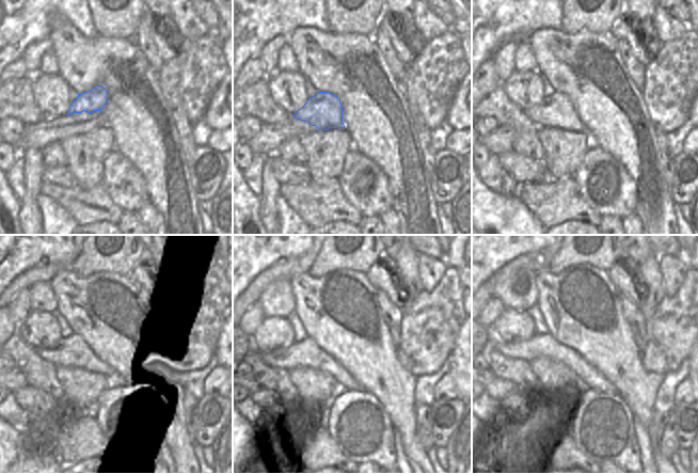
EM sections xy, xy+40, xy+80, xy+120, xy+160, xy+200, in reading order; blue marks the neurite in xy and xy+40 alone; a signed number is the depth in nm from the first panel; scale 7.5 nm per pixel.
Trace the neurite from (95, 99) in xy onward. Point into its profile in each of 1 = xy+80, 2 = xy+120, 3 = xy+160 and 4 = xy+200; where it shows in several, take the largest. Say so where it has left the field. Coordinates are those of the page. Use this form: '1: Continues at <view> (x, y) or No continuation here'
1: Continues at xy+80 (556, 111)
2: Continues at xy+120 (73, 351)
3: Continues at xy+160 (305, 352)
4: Continues at xy+200 (541, 344)

